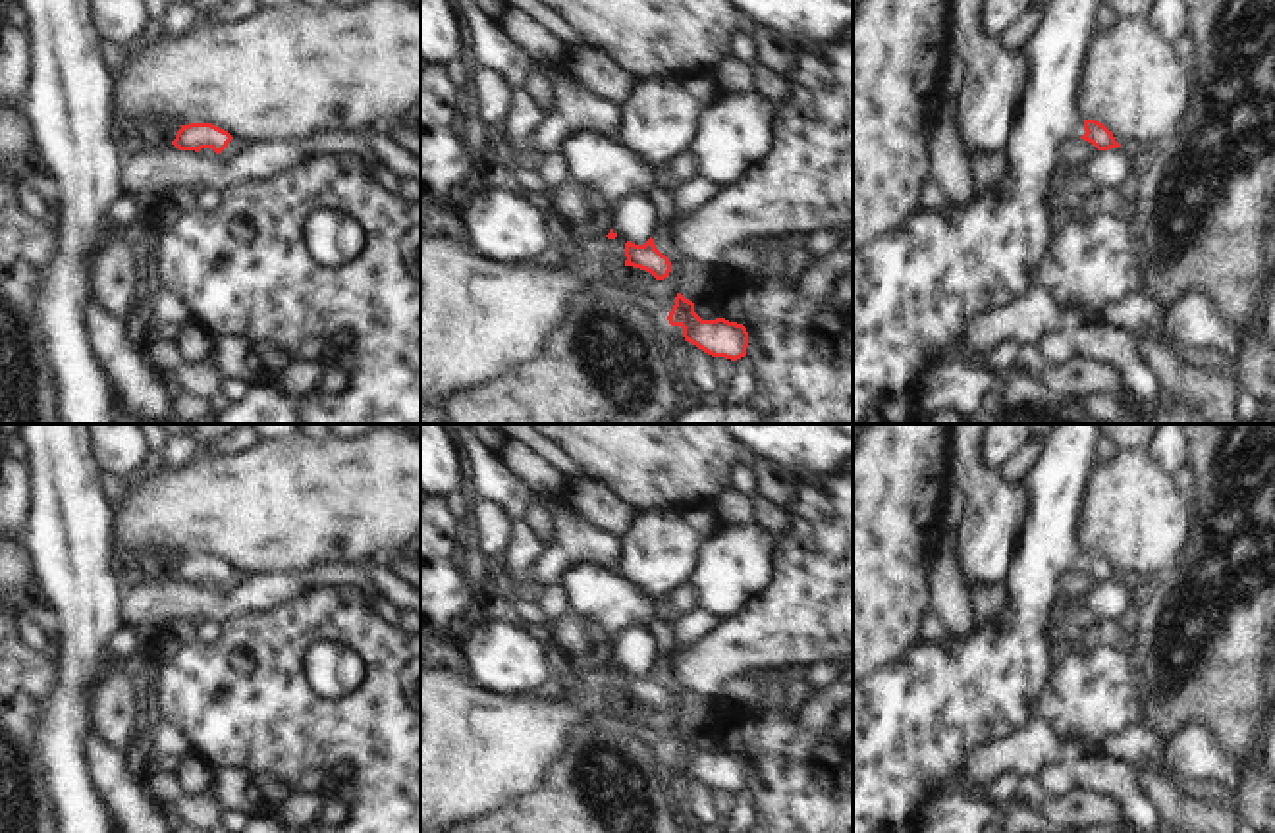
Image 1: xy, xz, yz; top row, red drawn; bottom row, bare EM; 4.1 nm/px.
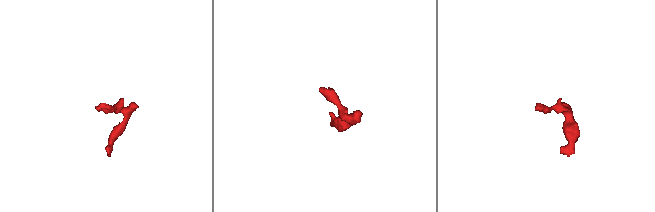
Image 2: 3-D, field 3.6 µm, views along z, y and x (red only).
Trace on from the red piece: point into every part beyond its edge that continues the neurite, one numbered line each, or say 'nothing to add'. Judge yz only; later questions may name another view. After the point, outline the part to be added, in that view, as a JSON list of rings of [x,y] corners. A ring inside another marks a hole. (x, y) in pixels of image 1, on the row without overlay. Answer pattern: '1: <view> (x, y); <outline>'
1: yz (915, 722); [[[1055,424],[1045,438],[1026,478],[1030,507],[1007,565],[1003,605],[995,617],[976,619],[968,634],[953,636],[945,646],[918,636],[899,659],[853,685],[853,833],[922,833],[926,787],[947,787],[978,748],[1011,739],[1038,717],[1038,700],[1053,677],[1049,652],[1059,632],[1059,582],[1069,571],[1086,565],[1078,523],[1101,438],[1099,424]]]

